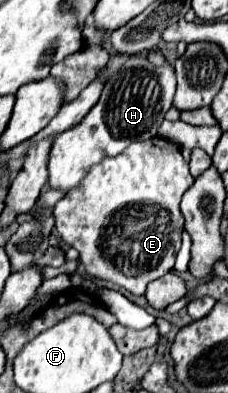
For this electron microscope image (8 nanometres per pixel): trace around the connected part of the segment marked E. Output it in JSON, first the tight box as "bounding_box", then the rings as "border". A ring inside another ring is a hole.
{"bounding_box":[54,138,194,296],"border":[[[150,138],[144,142],[134,142],[114,160],[103,160],[92,166],[90,174],[80,188],[70,190],[56,206],[54,220],[58,236],[80,252],[80,262],[86,272],[94,278],[108,280],[126,288],[128,292],[142,296],[150,280],[162,278],[174,268],[176,254],[182,242],[184,216],[180,212],[180,198],[188,186],[192,186],[194,176],[190,174],[188,162],[182,158],[180,146],[164,138]]]}

